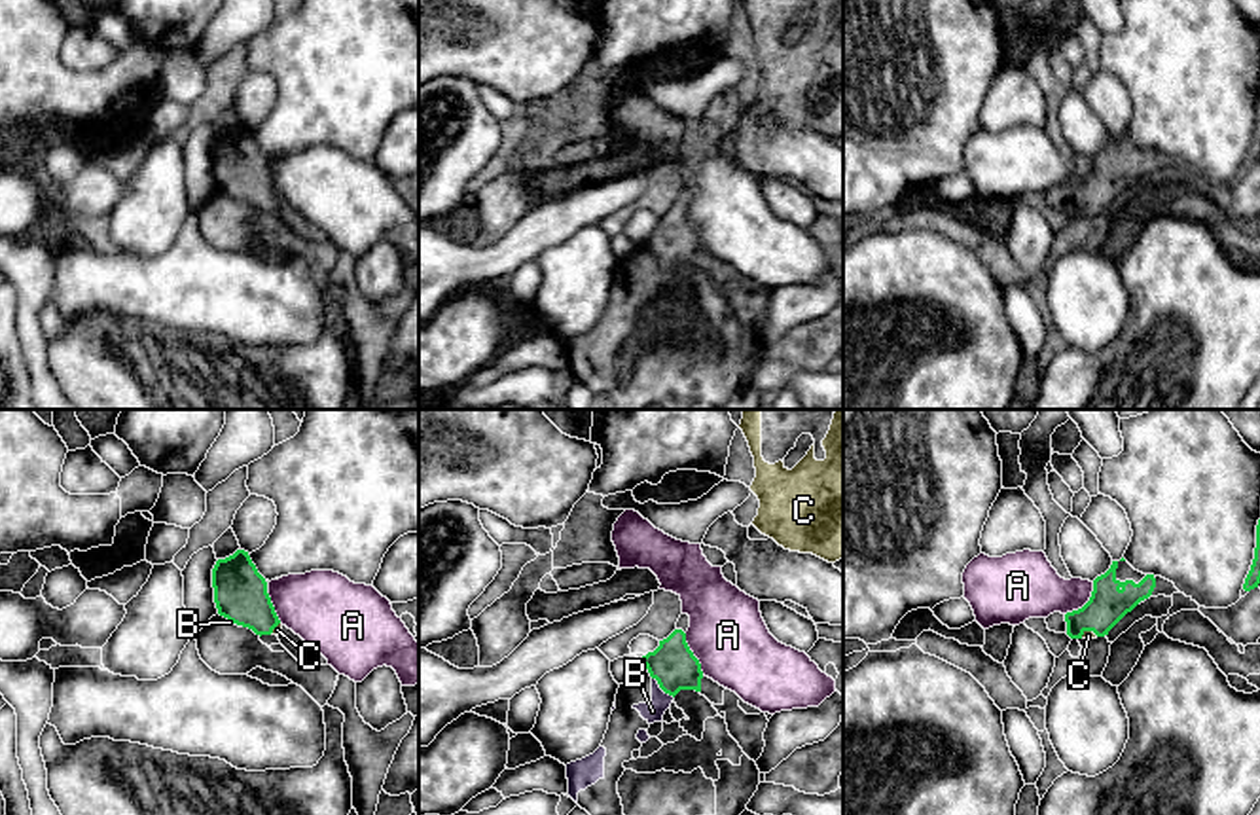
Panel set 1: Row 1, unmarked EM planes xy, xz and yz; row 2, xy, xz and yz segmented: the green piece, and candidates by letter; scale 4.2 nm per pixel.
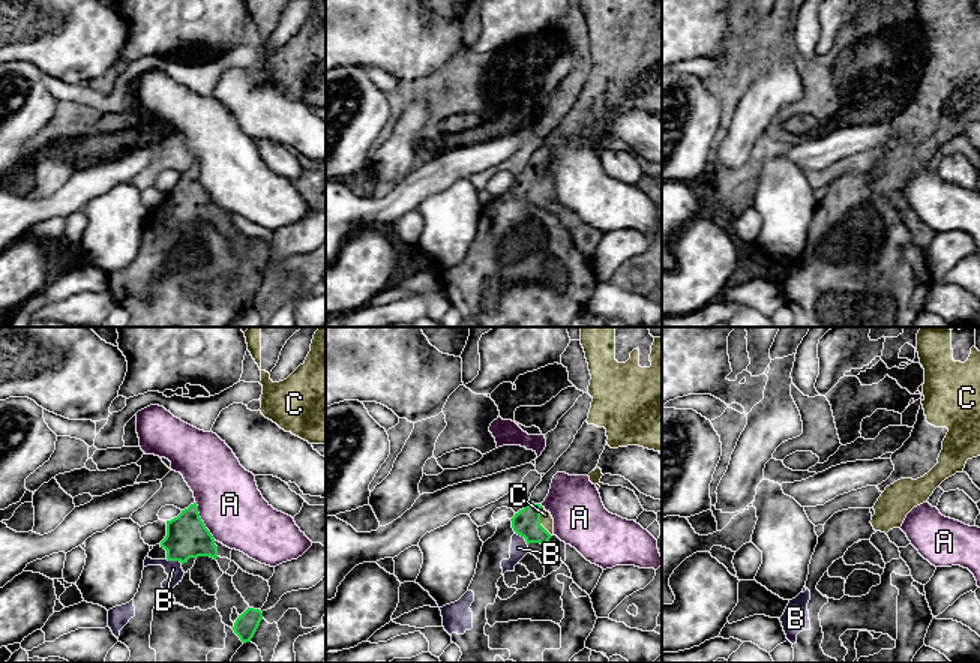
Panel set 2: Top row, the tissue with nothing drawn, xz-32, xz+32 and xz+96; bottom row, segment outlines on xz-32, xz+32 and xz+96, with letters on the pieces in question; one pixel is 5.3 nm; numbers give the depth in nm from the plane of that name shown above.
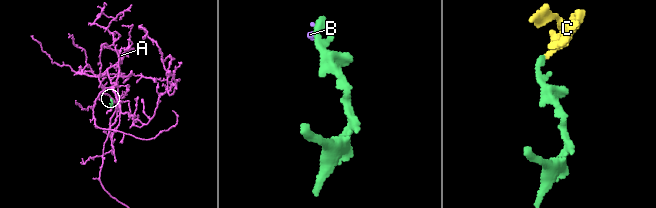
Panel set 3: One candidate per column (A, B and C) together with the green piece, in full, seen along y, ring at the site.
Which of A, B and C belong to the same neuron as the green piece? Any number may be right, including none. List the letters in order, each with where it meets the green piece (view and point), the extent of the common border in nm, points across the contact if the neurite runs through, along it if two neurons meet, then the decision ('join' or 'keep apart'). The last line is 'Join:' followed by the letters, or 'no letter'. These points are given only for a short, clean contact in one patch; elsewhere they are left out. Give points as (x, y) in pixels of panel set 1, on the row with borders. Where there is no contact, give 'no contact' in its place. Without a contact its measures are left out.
A: meets green in yz at (1086, 603); contact 190 nm long; border along yz (1094, 582), (1092, 596), (1065, 615); keep apart
B: meets green in xz at (662, 688); contact 130 nm long; border along xz (652, 677), (673, 698); keep apart
C: meets green in yz at (1088, 630); contact 80 nm long; runs through yz (1107, 605), (1088, 630), (1088, 635); join
Join: C

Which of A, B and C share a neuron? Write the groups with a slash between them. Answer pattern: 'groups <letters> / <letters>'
groups A / B / C

